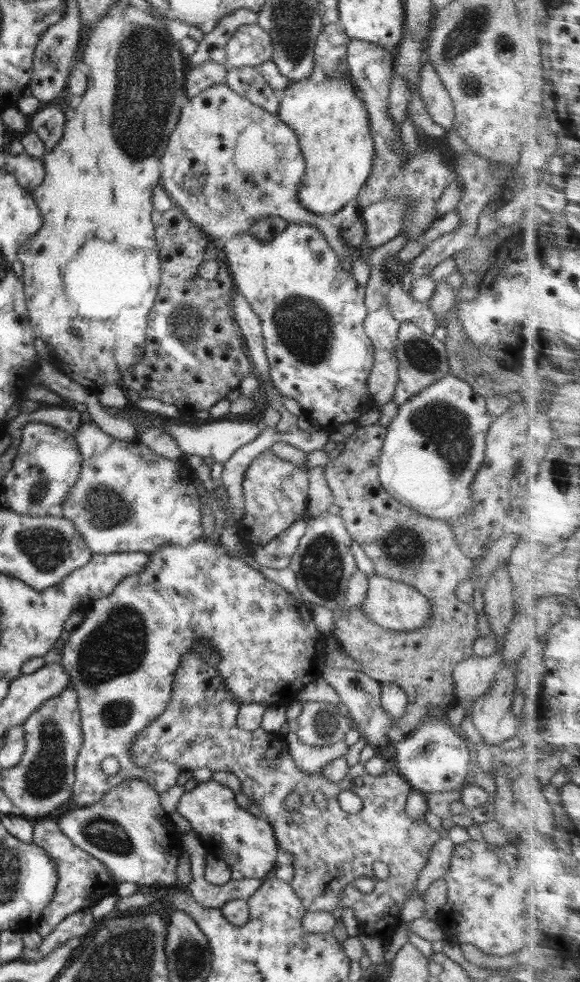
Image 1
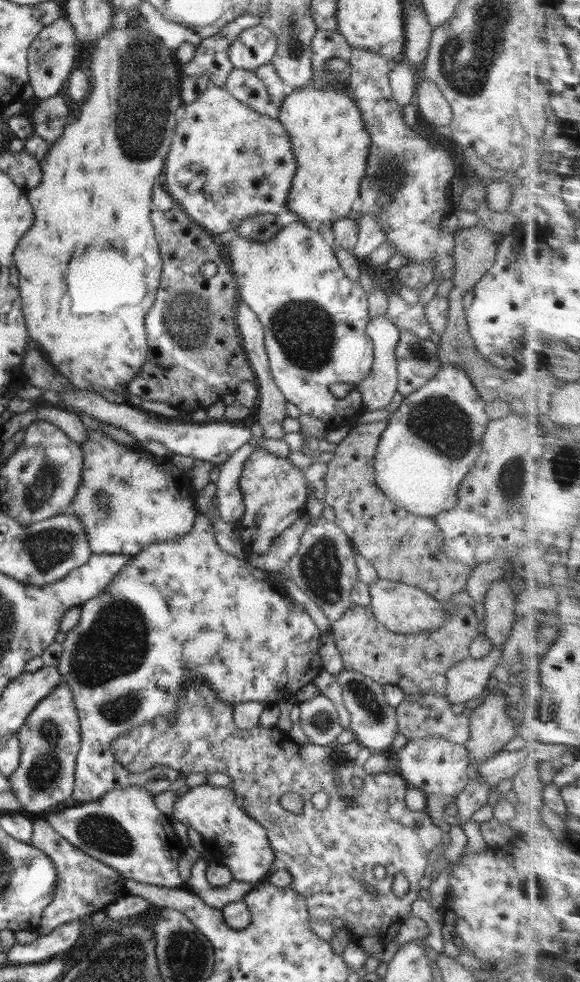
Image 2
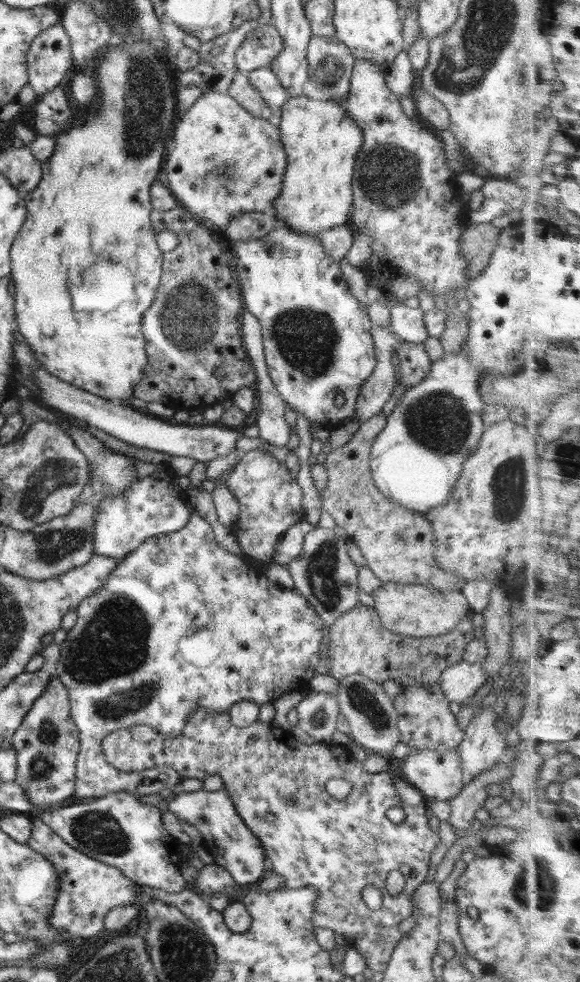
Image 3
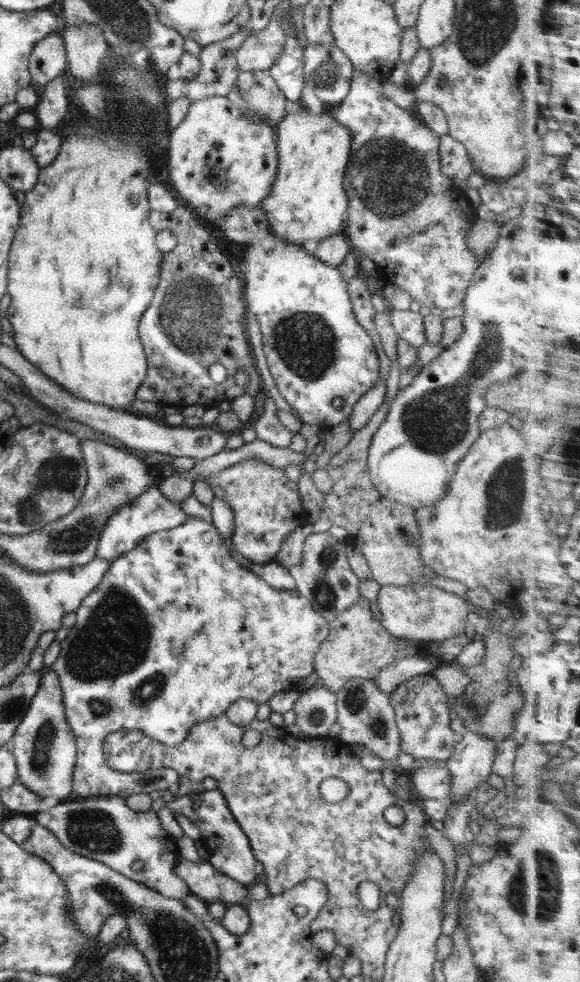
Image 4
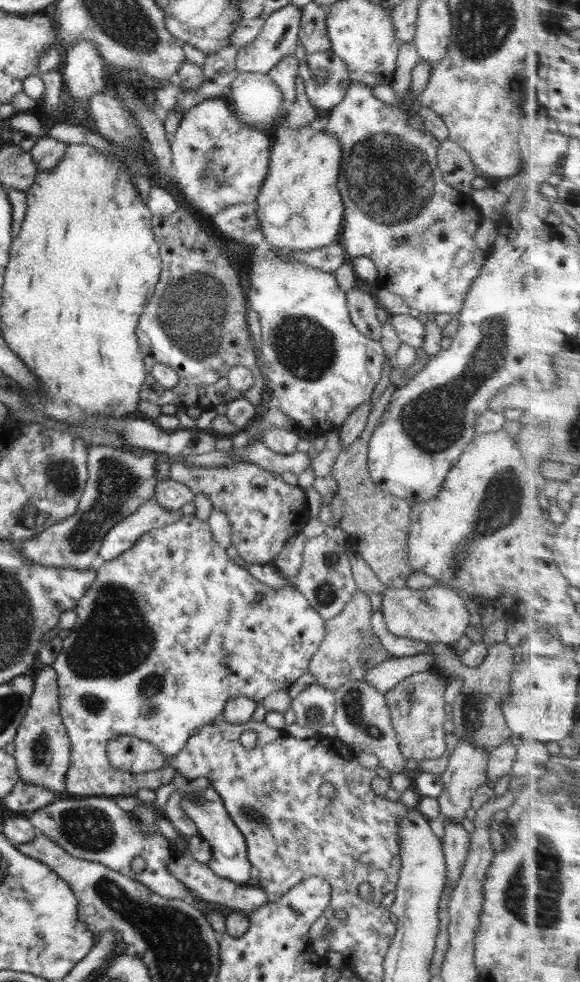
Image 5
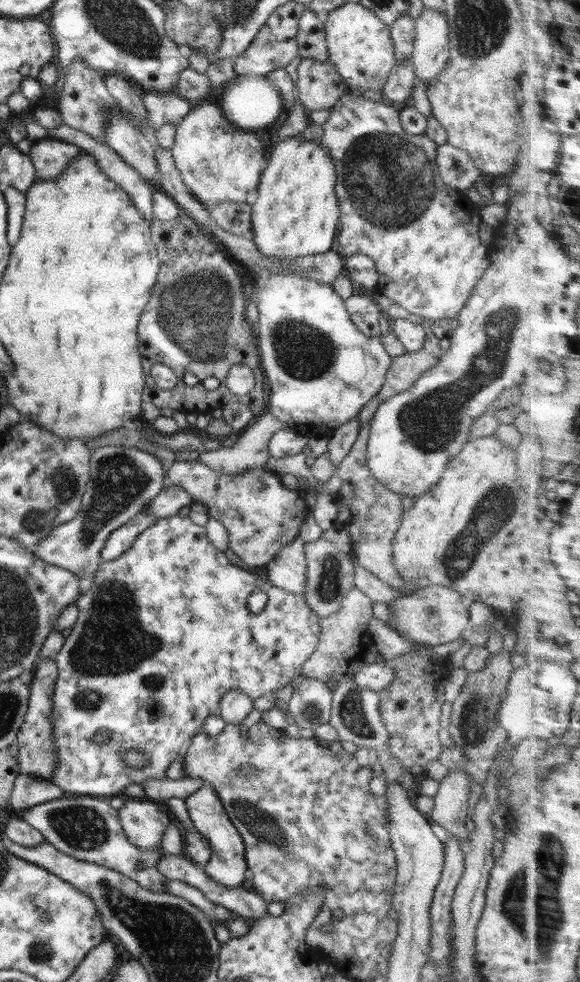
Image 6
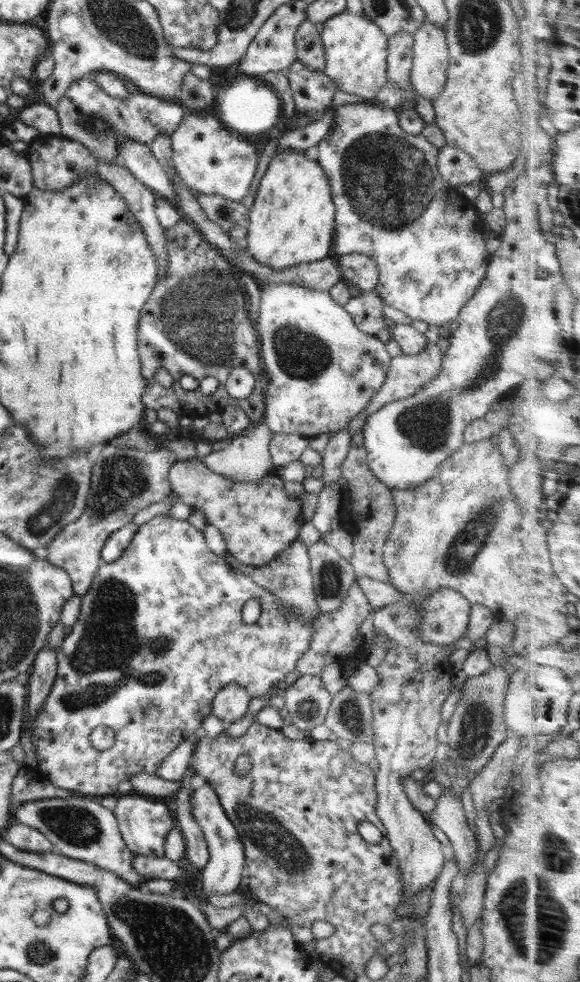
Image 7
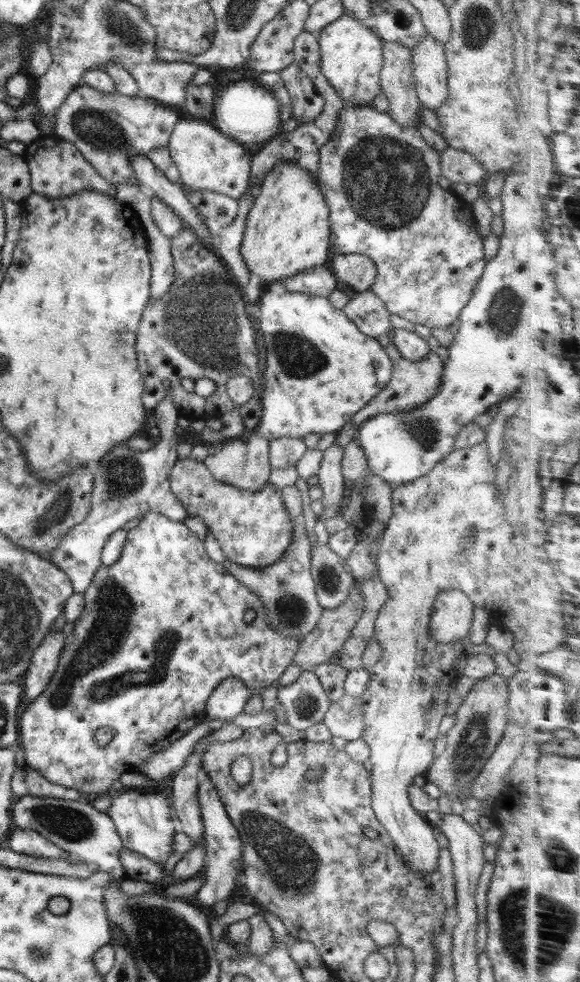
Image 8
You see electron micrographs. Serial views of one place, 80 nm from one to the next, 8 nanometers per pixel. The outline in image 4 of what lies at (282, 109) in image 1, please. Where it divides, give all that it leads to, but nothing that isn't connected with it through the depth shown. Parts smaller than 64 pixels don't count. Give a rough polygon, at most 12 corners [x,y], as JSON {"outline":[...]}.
{"outline":[[332,106],[277,125],[261,200],[292,244],[342,232],[351,136]]}

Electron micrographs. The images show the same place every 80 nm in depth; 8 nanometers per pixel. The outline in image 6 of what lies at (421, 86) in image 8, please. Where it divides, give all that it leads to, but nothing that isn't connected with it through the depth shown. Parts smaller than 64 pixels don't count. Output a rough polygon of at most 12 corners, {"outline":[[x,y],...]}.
{"outline":[[424,6],[415,24],[415,76],[436,80],[449,61],[443,10]]}

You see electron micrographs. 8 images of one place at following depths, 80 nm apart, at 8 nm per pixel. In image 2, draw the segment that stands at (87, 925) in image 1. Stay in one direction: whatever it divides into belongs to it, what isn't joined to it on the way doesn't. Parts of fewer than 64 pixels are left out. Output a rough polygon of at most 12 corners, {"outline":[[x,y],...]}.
{"outline":[[68,923],[32,944],[14,944],[7,964],[37,964],[60,957],[86,929]]}

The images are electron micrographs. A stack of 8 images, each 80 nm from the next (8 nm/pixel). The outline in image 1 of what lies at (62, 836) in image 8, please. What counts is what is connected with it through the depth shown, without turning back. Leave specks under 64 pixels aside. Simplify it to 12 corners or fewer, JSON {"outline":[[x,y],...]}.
{"outline":[[147,782],[57,823],[115,884],[179,886],[182,832]]}

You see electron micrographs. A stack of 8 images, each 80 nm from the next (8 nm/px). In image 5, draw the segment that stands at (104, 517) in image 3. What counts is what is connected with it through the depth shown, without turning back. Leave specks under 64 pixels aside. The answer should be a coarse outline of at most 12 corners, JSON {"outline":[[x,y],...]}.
{"outline":[[154,496],[106,533],[99,555],[115,560],[148,530],[183,516]]}

